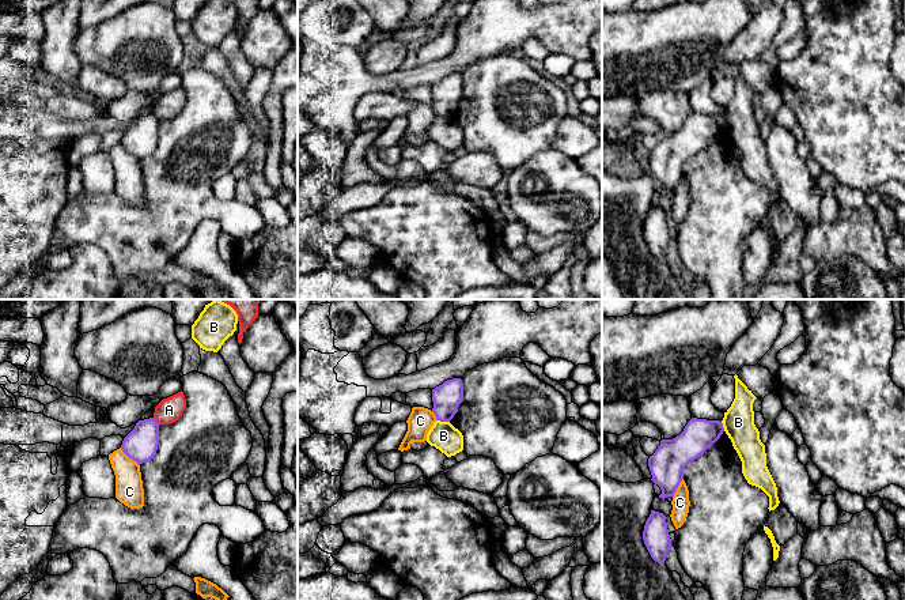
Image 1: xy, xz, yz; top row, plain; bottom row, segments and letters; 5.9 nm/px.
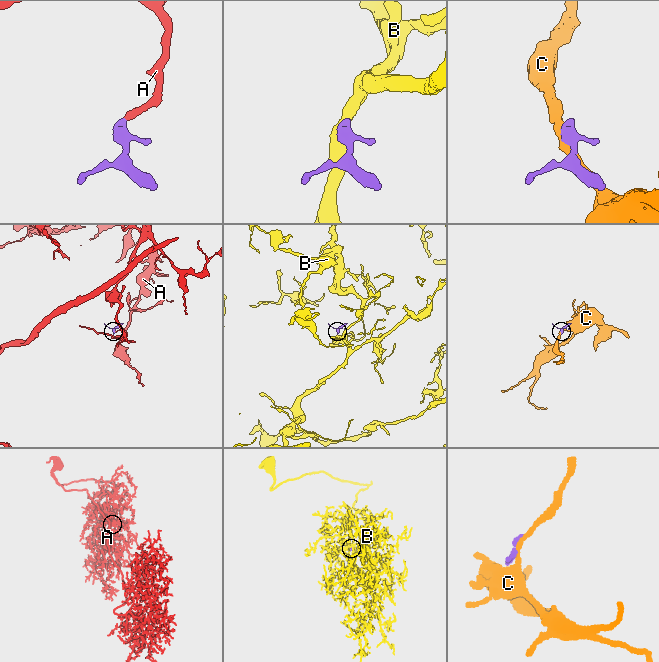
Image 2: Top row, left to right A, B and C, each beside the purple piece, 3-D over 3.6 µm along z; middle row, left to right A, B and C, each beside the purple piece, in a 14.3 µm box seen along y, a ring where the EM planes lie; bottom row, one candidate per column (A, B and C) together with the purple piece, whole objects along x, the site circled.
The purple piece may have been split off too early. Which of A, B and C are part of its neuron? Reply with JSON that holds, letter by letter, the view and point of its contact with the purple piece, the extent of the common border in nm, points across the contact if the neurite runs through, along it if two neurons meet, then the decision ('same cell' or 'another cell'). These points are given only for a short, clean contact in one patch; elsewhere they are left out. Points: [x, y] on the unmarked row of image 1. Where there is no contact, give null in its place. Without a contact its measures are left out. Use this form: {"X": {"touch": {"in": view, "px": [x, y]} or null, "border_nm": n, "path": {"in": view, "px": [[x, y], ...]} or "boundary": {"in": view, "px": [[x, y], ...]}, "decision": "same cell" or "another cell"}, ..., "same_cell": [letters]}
{"A": {"touch": {"in": "xy", "px": [156, 117]}, "border_nm": 60, "boundary": {"in": "xy", "px": [[152, 113], [159, 120]]}, "decision": "another cell"}, "B": {"touch": {"in": "xz", "px": [443, 116]}, "border_nm": 80, "decision": "another cell"}, "C": {"touch": {"in": "xy", "px": [129, 153]}, "border_nm": 160, "decision": "another cell"}, "same_cell": []}

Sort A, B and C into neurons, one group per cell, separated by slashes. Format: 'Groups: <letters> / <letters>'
Groups: A / B / C

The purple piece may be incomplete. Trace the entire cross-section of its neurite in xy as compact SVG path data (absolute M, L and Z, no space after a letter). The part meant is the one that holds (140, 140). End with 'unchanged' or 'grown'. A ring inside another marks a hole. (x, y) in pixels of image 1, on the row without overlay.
M154 113L139 116L135 124L124 133L122 147L139 161L149 156L158 146L159 121Z | unchanged

